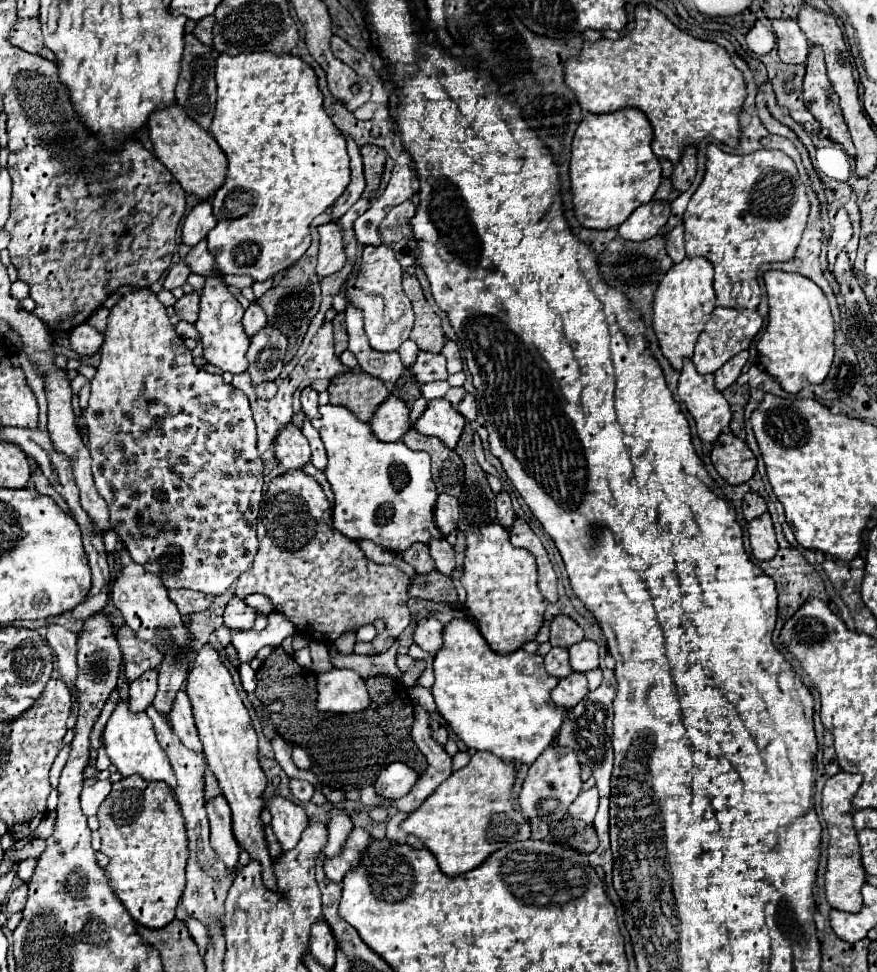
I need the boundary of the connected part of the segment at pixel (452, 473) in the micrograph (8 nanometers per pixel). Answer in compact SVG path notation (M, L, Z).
M410 428L404 436L402 442L410 450L424 450L432 458L432 480L438 488L438 492L450 494L450 496L460 496L462 484L464 484L464 464L456 450L450 450L448 446L442 446L438 438L422 436L414 428Z

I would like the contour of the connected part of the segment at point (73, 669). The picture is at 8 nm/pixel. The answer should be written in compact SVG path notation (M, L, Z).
M50 624L46 630L46 640L50 644L50 648L54 650L56 658L58 658L58 672L62 682L74 690L76 688L76 676L78 676L78 662L76 662L76 634Z

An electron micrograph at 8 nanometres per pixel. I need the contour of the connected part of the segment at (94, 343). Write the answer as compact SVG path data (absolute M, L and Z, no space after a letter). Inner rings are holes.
M76 326L74 330L70 330L70 348L78 354L96 354L102 346L102 334L88 326Z

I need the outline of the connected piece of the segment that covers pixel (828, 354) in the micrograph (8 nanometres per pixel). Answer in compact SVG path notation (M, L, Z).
M768 270L764 272L764 284L766 284L766 296L768 296L768 326L758 340L758 360L762 368L776 376L778 382L786 392L800 392L806 384L820 384L828 376L832 358L834 358L834 320L828 308L828 300L824 292L810 282L802 274L790 274L790 272L778 272L778 270Z

